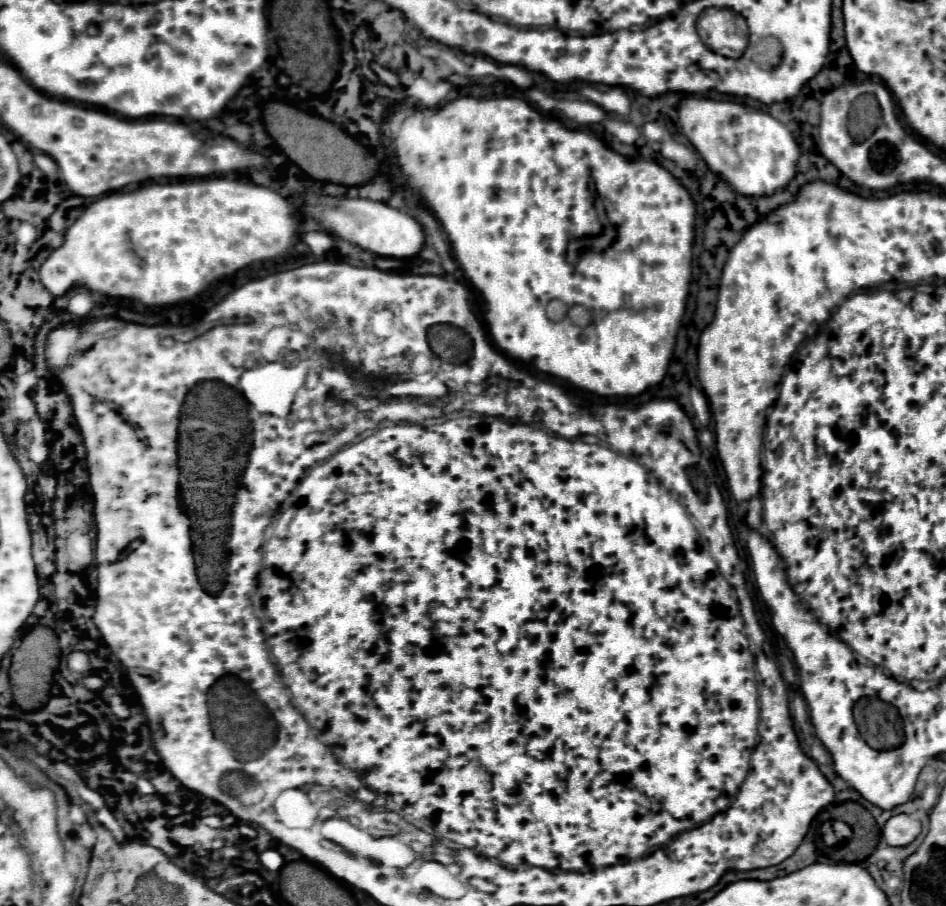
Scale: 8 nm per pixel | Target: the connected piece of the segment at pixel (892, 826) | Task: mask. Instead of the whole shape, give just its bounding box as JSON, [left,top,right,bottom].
[882,813,922,847]

